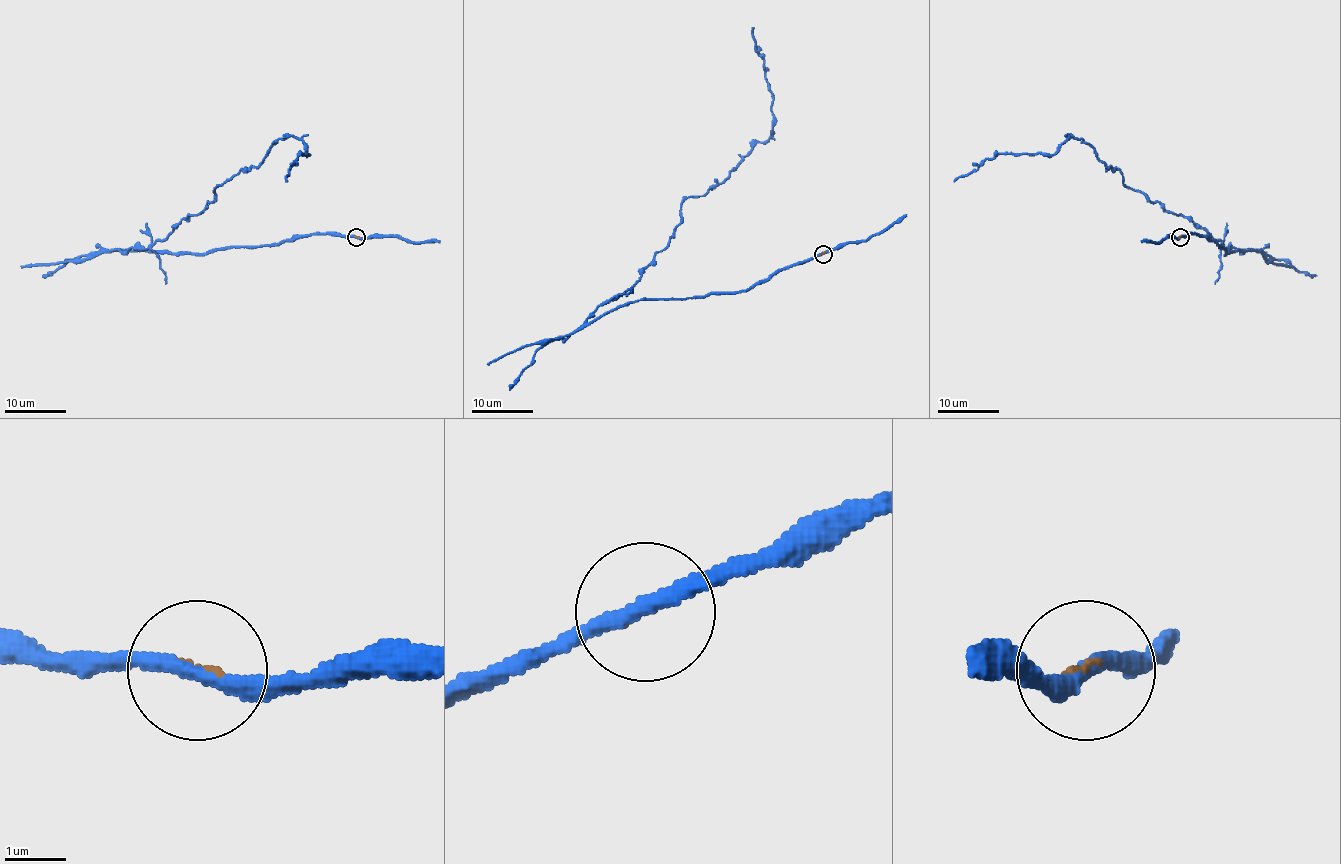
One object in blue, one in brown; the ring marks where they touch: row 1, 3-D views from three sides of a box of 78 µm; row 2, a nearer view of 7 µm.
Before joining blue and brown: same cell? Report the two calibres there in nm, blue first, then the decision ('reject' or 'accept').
240/80 nm | reject

